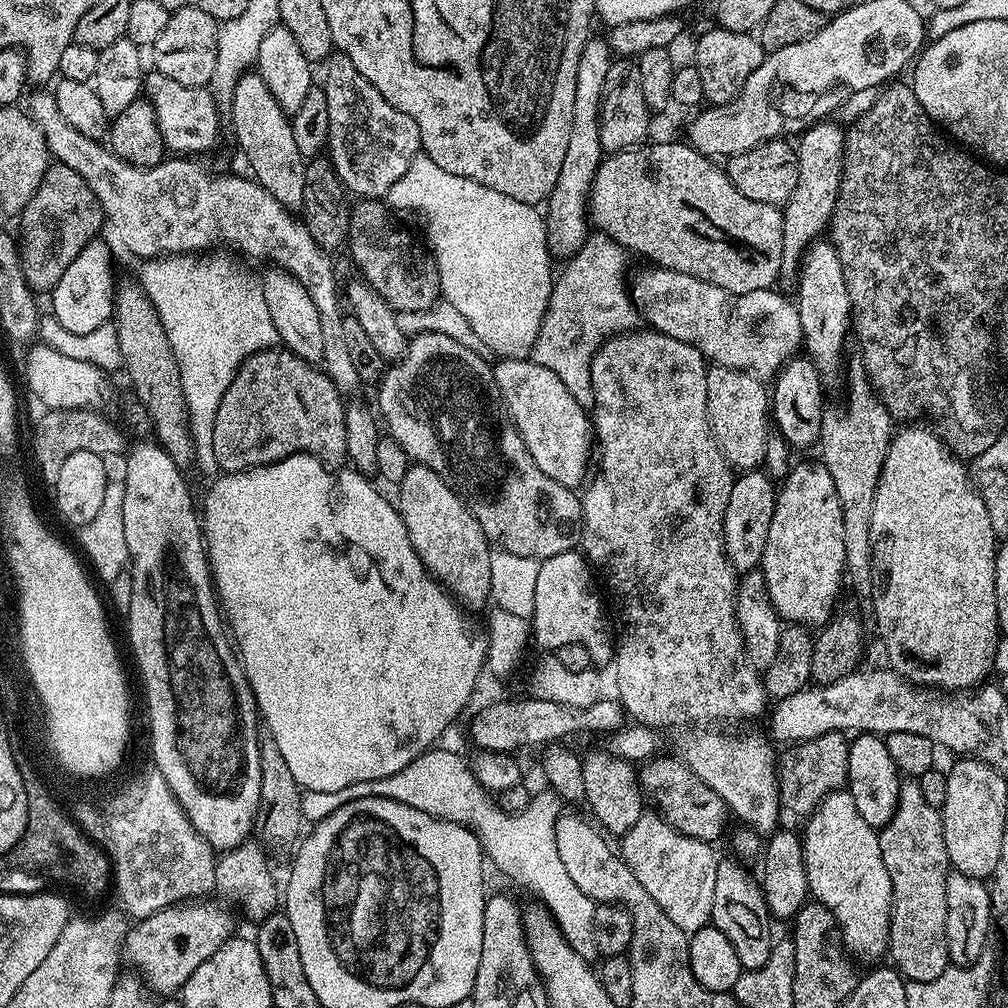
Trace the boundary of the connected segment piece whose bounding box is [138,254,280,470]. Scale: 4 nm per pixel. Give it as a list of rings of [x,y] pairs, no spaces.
[[[169,254],[143,261],[144,269],[138,273],[140,285],[146,290],[158,318],[162,318],[162,330],[170,338],[174,358],[178,362],[178,374],[182,378],[182,394],[188,407],[188,425],[196,447],[195,463],[210,470],[216,468],[214,458],[214,418],[218,418],[218,406],[222,394],[230,390],[230,382],[238,374],[242,362],[254,354],[280,344],[278,330],[266,310],[263,287],[244,268],[239,268],[228,256],[212,254]]]

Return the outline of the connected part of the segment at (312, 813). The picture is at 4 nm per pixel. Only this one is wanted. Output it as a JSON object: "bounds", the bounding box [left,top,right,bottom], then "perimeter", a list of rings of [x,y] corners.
{"bounds":[300,747,480,824],"perimeter":[[[433,747],[418,758],[414,758],[414,762],[398,770],[398,774],[390,774],[381,780],[372,780],[369,784],[351,784],[337,792],[304,792],[300,797],[300,805],[305,821],[315,822],[326,818],[344,804],[363,796],[389,796],[391,800],[397,800],[406,806],[414,806],[414,810],[428,812],[440,820],[452,820],[456,824],[465,823],[466,817],[462,809],[456,808],[456,800],[466,799],[468,792],[479,793],[480,781],[472,774],[464,776],[464,768],[460,765],[459,758],[448,756],[447,750],[440,747]]]}

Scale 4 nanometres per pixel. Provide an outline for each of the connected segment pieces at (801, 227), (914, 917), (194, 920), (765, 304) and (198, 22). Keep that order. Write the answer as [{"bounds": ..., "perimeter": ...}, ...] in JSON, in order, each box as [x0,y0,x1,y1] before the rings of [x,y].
[{"bounds":[779,122,845,279],"perimeter":[[[817,122],[799,133],[798,141],[795,145],[797,160],[797,181],[790,198],[782,206],[784,213],[784,233],[782,234],[782,266],[780,267],[779,279],[797,279],[800,271],[800,260],[804,256],[805,250],[811,246],[812,241],[819,239],[829,227],[832,219],[832,211],[836,209],[836,199],[840,196],[840,178],[844,173],[844,138],[845,129],[839,128],[836,124],[829,122]]]},{"bounds":[878,779,950,982],"perimeter":[[[901,779],[898,810],[878,835],[892,887],[887,955],[890,960],[892,956],[891,963],[905,981],[930,982],[950,966],[946,950],[946,878],[950,865],[941,809],[926,802],[919,779]]]},{"bounds":[123,898,237,998],"perimeter":[[[208,898],[203,902],[173,904],[171,908],[158,910],[145,920],[136,920],[125,935],[123,963],[128,963],[132,967],[129,969],[153,993],[161,992],[159,995],[164,998],[179,993],[190,974],[194,974],[194,970],[198,970],[198,966],[202,966],[214,950],[237,935],[237,917],[233,909],[227,903],[219,903],[215,904],[212,898]]]},{"bounds":[630,266,804,382],"perimeter":[[[648,266],[645,272],[640,272],[636,277],[631,277],[630,280],[630,295],[632,303],[639,315],[642,317],[649,329],[666,334],[670,338],[674,338],[678,342],[686,342],[692,344],[704,356],[705,361],[711,362],[713,365],[730,368],[737,372],[750,372],[752,375],[757,376],[759,380],[765,382],[775,381],[775,378],[780,371],[784,369],[785,364],[793,359],[801,351],[804,335],[802,334],[802,322],[798,318],[798,310],[795,303],[791,299],[788,300],[782,293],[776,292],[775,287],[763,288],[762,290],[750,290],[750,294],[738,294],[735,296],[733,292],[722,290],[722,286],[714,286],[710,282],[702,282],[702,278],[694,278],[690,274],[682,274],[681,272],[673,272],[670,268],[661,268],[659,266]]]},{"bounds":[150,8,220,88],"perimeter":[[[177,8],[169,15],[166,22],[166,30],[162,30],[162,34],[158,34],[158,38],[152,45],[150,45],[150,52],[152,52],[152,60],[150,56],[150,64],[155,71],[166,74],[166,78],[174,78],[174,82],[180,83],[182,86],[190,86],[191,88],[203,88],[211,85],[212,75],[214,74],[214,66],[218,62],[218,34],[220,33],[220,24],[211,16],[206,14],[206,10],[198,10],[197,8]]]}]

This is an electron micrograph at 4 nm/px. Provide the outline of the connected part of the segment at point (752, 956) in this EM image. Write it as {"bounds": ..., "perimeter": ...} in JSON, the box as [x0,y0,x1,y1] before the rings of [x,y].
{"bounds":[711,859,774,970],"perimeter":[[[721,859],[716,865],[714,878],[714,906],[712,907],[711,927],[722,930],[730,938],[741,969],[747,970],[766,966],[770,950],[774,943],[772,936],[773,917],[764,901],[764,890],[759,883],[752,881],[752,876],[736,860]]]}

